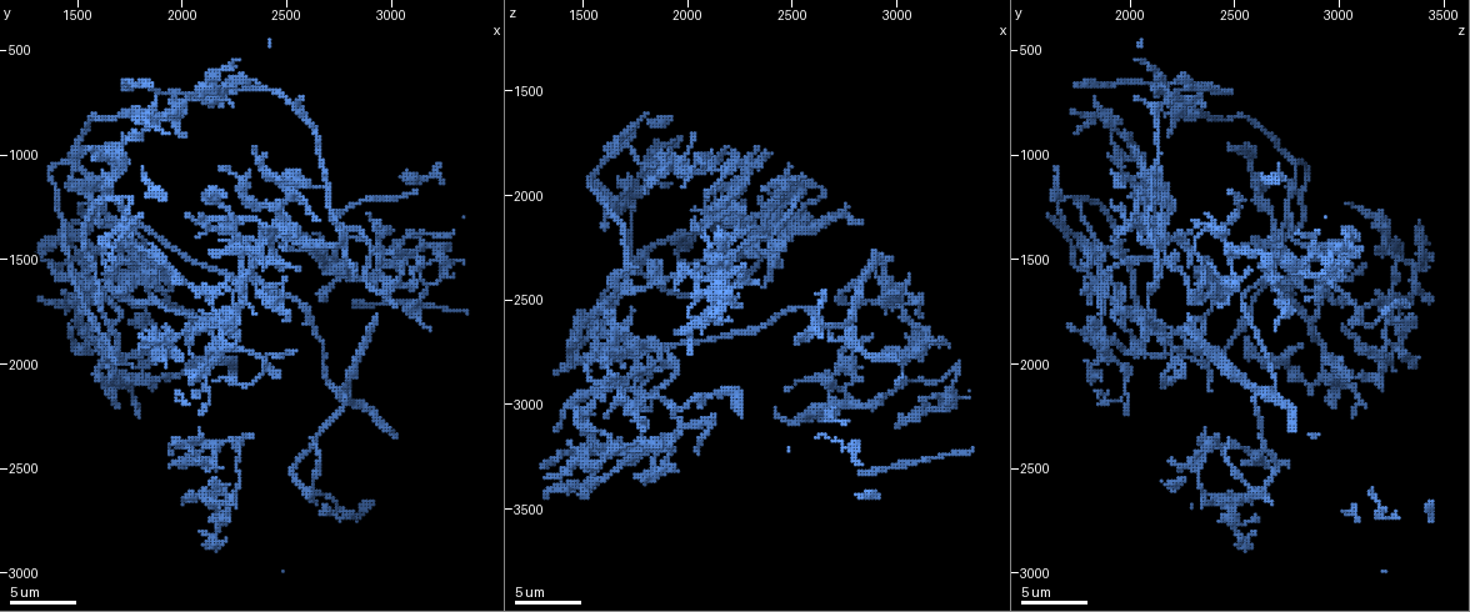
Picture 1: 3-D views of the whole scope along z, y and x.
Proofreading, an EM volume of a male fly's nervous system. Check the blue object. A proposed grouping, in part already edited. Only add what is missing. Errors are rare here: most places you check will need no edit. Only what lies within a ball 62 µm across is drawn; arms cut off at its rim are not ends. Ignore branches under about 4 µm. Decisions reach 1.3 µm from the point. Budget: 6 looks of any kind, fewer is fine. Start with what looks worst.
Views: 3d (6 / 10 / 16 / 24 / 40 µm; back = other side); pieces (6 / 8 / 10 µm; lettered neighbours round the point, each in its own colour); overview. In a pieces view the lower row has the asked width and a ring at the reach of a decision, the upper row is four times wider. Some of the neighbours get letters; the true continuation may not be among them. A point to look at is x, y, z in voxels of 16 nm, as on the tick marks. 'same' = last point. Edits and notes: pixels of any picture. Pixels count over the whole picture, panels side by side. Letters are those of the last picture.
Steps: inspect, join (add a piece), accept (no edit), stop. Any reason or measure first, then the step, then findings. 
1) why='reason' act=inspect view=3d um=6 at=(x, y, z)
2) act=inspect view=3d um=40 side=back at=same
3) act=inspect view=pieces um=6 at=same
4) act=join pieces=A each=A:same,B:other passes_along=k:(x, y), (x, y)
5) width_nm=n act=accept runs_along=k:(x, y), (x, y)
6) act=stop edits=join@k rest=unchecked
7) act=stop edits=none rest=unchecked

why='an open end' act=inspect view=pieces um=8 at=(1680, 960, 2490)

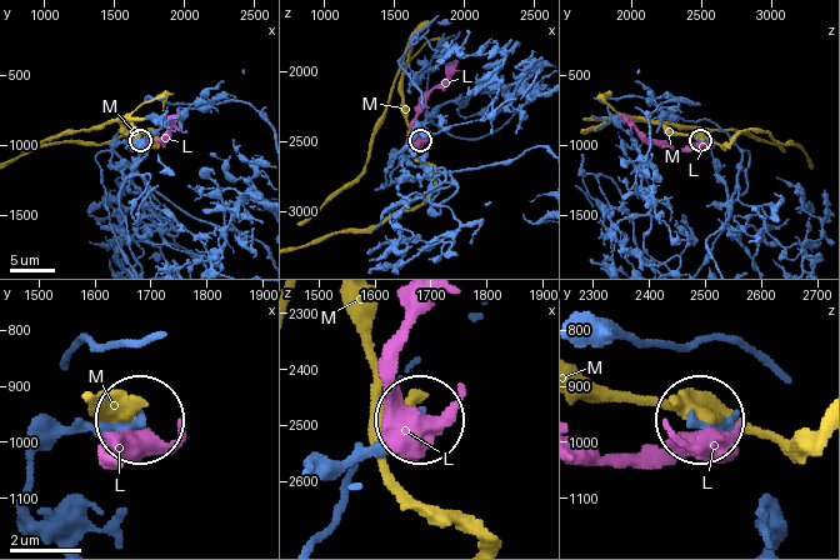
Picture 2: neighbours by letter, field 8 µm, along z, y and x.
width_nm=260 act=accept each=L:other,M:other runs_along=2:(43, 519), (25, 493), (34, 456), (79, 430), (139, 424) found='none of them fits'

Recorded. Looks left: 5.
why='branch stops here' act=inspect view=3d um=10 at=(2840, 1710, 3340)

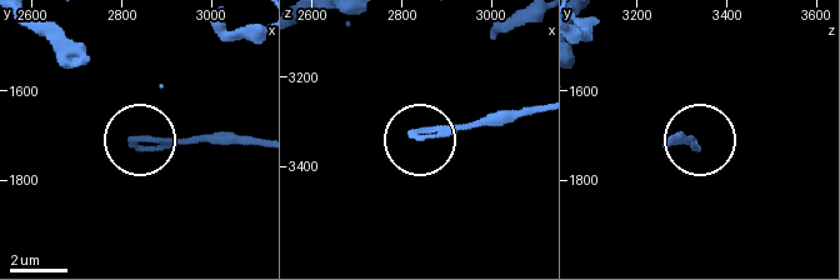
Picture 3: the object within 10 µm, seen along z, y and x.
act=inspect view=pieces um=6 at=(2825, 1715, 3325)

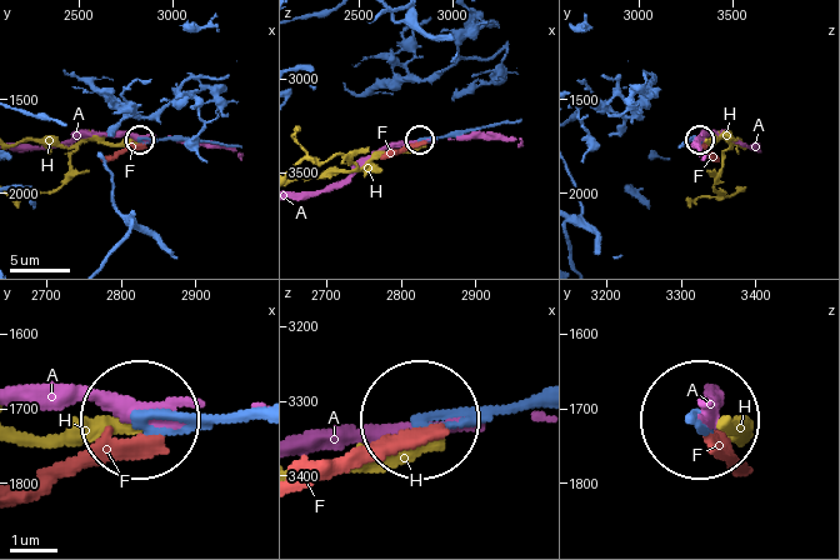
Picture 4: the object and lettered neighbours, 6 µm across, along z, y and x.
act=accept each=A:other,F:other,H:other found='no lettered piece goes on from it'

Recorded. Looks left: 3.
why='an open end' act=inspect view=3d um=6 at=(2250, 2060, 3040)

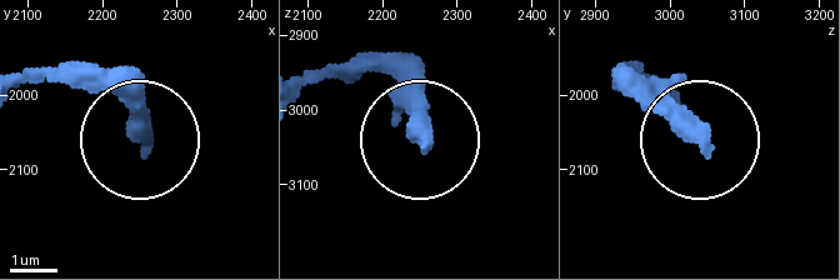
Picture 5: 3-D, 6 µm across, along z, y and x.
act=inspect view=pieces um=8 at=(2255, 2065, 3045)

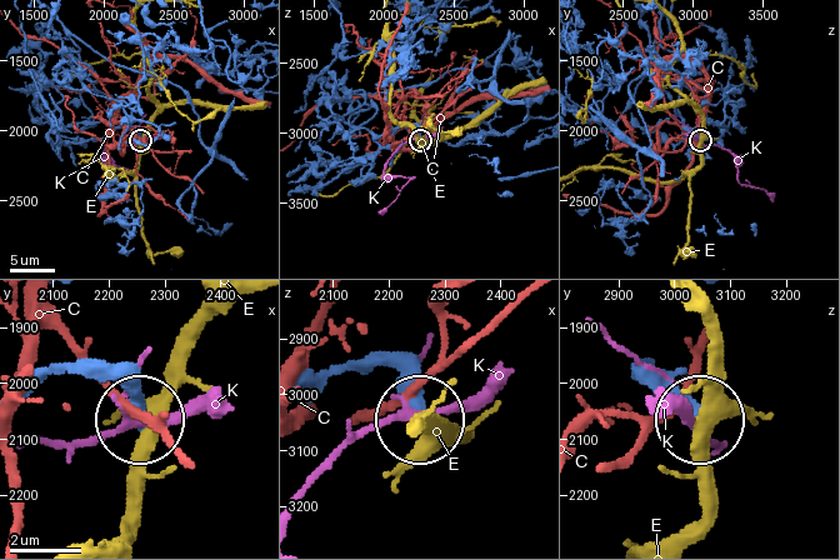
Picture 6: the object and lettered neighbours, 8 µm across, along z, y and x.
width_nm=370 act=accept each=C:other,E:other,K:other found='none of them fits'

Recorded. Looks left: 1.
act=stop edits=none rest=unchecked

